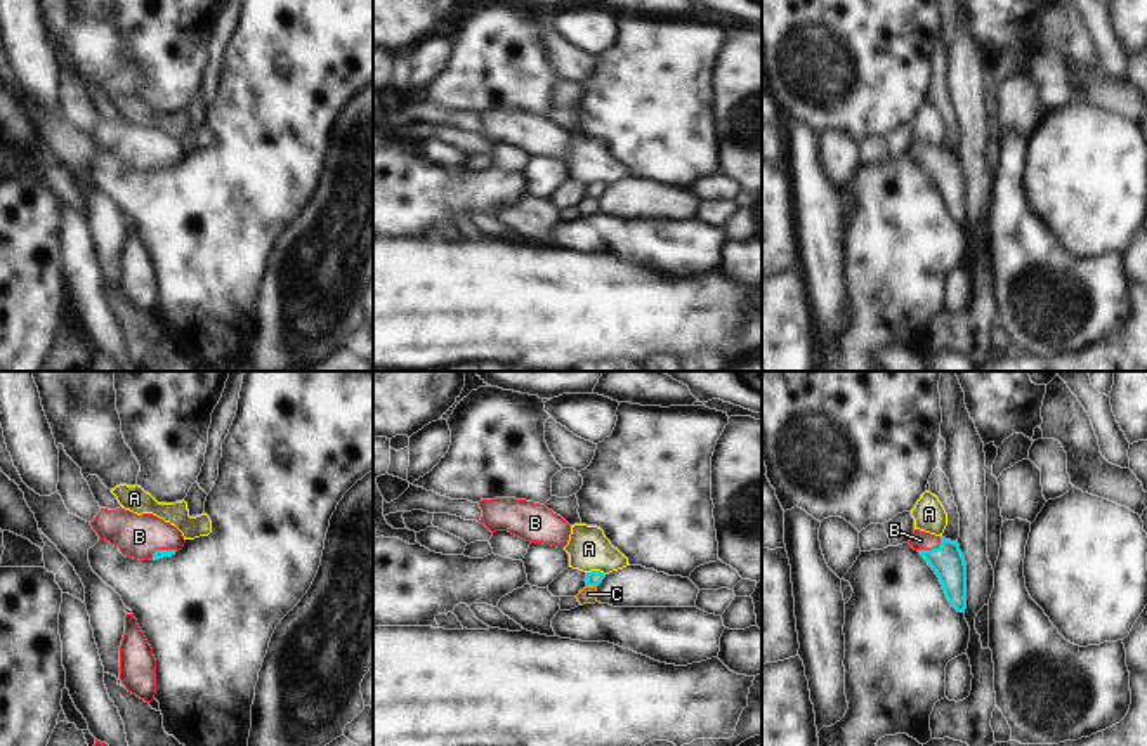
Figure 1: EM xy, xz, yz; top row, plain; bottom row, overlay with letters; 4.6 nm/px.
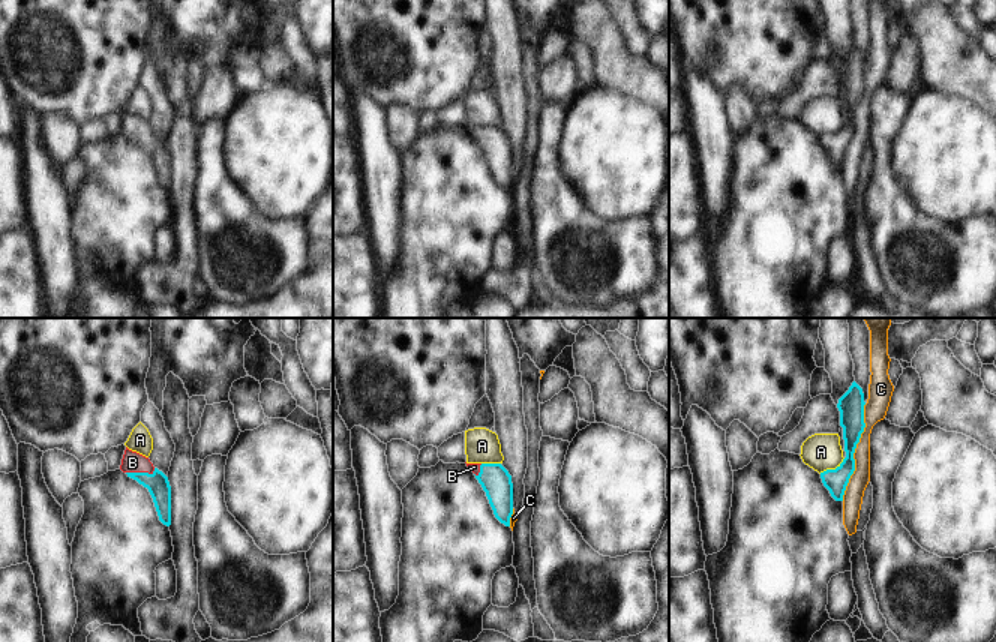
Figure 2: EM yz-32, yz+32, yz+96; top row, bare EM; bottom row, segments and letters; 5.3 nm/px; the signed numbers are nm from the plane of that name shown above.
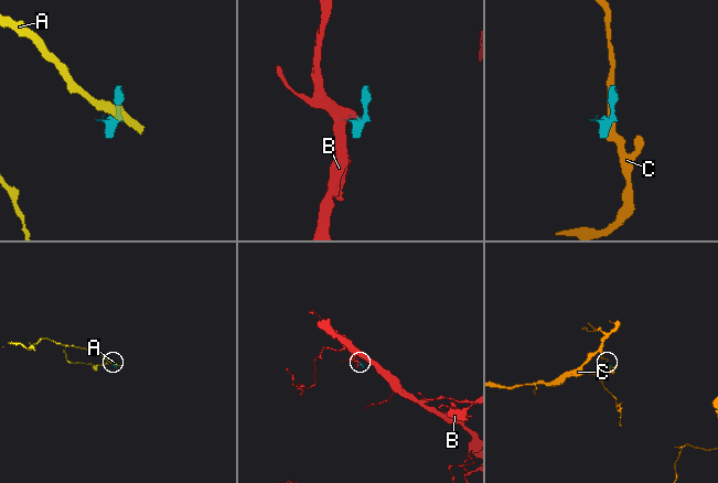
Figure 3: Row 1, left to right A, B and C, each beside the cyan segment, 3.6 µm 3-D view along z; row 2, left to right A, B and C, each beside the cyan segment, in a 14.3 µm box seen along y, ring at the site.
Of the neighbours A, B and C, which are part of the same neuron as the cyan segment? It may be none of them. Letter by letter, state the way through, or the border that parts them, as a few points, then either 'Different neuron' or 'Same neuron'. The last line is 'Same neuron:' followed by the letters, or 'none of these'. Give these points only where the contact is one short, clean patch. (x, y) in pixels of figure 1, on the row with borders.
A: Boundary: xz (587, 571), (601, 571), (604, 575). Different neuron
B: Path across: yz (948, 561), (932, 549), (920, 540). Same neuron
C: Different neuron
Same neuron: B.

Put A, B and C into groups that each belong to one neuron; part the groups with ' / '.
A / B / C

